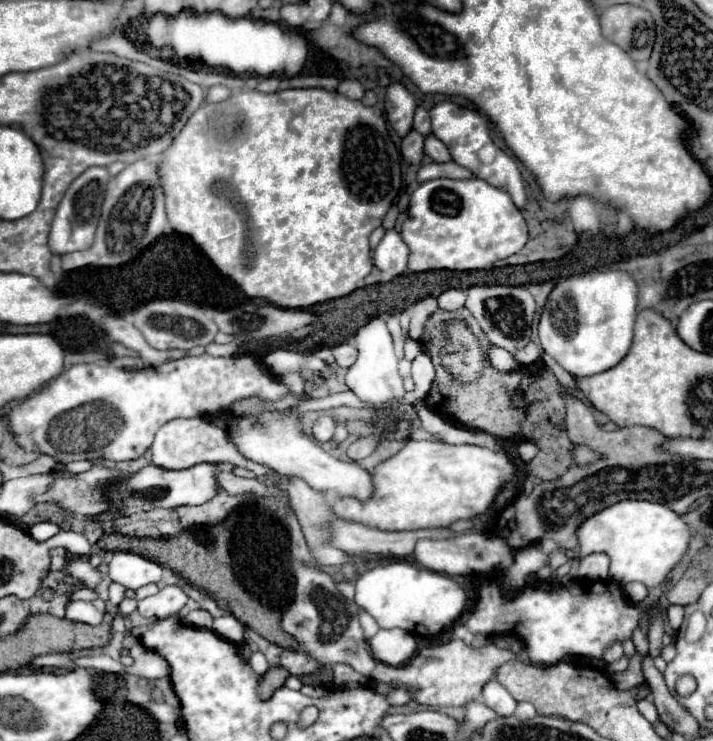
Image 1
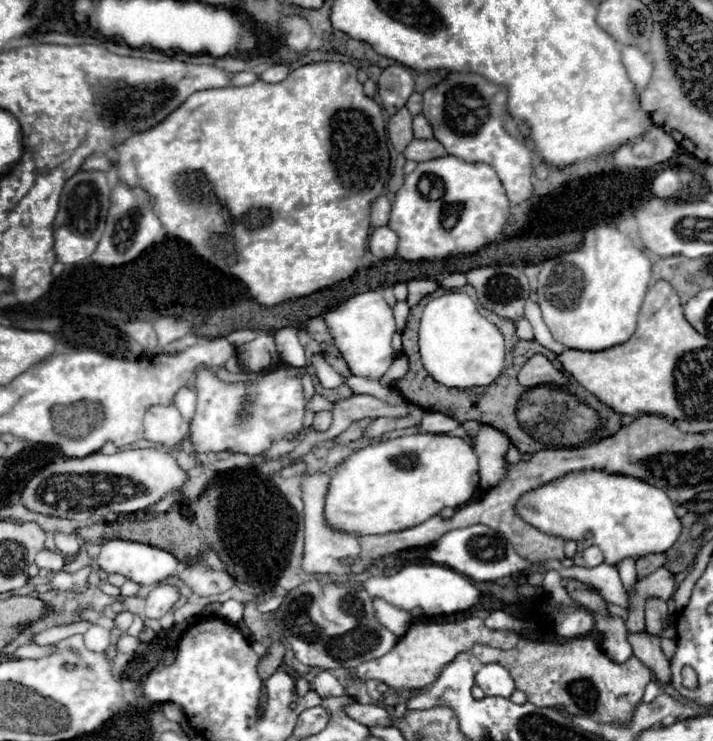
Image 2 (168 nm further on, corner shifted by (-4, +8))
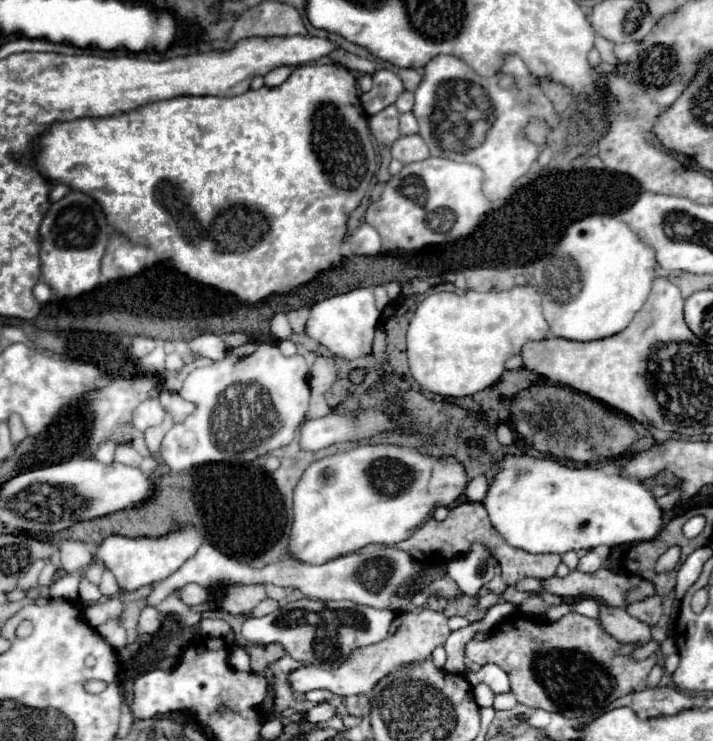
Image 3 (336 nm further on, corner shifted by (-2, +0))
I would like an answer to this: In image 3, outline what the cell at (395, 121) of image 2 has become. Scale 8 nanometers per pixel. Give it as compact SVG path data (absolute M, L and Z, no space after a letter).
M386 107L386 111L380 111L378 115L370 117L370 131L378 145L392 147L394 141L400 137L398 117L400 113L396 107Z

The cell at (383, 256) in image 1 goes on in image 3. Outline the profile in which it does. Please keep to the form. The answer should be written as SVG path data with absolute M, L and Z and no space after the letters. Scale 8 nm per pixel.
M362 223L352 235L348 235L348 243L354 255L378 255L382 251L380 235L368 223Z

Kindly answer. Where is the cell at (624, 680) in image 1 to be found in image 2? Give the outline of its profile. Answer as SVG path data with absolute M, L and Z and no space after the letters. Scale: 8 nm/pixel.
M666 567L656 569L654 573L642 577L636 581L634 591L628 593L628 619L626 627L634 633L644 631L644 605L650 597L658 599L670 599L674 595L676 583L672 573Z

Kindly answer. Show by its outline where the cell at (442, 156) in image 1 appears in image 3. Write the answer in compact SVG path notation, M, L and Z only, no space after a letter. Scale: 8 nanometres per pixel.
M402 113L400 115L400 133L402 135L414 135L418 133L418 121L412 113Z

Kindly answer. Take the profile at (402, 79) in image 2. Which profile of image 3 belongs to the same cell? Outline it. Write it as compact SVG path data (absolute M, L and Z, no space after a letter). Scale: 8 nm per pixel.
M382 69L372 75L372 89L368 93L362 93L360 101L368 115L376 115L382 109L394 105L402 91L404 91L402 79L396 73Z

